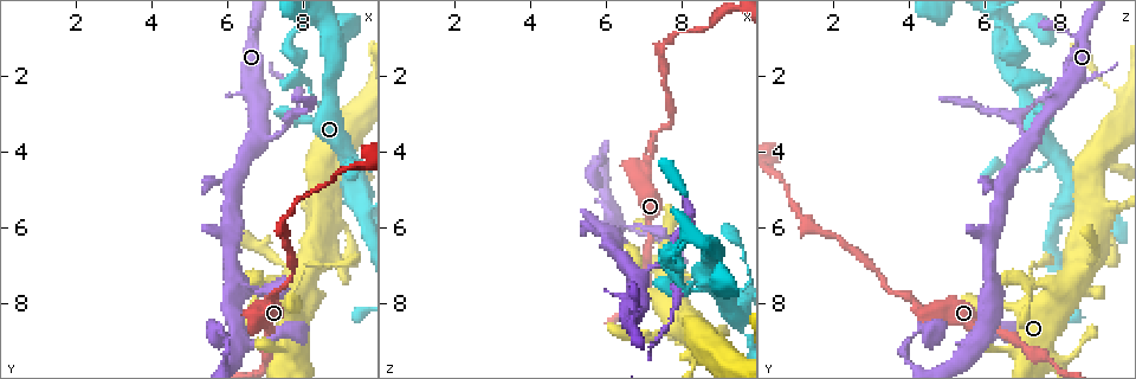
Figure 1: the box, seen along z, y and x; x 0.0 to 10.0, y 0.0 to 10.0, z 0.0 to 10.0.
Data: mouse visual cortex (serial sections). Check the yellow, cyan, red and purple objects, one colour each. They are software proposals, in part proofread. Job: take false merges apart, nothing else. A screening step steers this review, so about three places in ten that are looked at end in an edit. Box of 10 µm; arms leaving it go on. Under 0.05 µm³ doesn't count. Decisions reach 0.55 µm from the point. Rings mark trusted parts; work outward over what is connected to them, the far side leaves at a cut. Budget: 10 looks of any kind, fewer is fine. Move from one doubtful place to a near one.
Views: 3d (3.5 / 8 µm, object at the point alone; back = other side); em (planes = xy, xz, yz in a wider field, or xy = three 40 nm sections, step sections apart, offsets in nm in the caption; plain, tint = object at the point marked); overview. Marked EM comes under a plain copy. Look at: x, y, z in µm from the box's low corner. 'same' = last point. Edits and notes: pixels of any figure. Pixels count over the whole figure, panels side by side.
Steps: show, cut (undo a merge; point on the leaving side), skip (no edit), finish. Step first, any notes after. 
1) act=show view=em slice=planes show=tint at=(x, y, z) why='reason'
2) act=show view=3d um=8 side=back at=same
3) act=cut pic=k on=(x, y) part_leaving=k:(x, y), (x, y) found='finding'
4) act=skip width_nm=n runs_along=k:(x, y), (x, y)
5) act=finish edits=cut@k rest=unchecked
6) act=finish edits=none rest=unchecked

act=show view=3d um=3.5 at=(6.90, 3.55, 7.30)

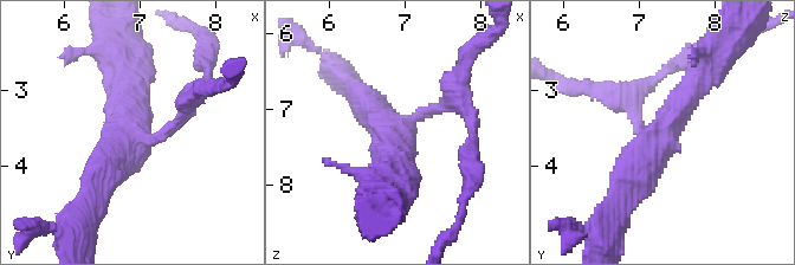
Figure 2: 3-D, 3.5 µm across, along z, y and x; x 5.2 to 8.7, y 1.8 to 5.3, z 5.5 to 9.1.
act=show view=em slice=planes show=tint at=(6.80, 3.50, 7.35) arms=3 arm_widths_nm=150,400,450 why='shape alone is not enough'

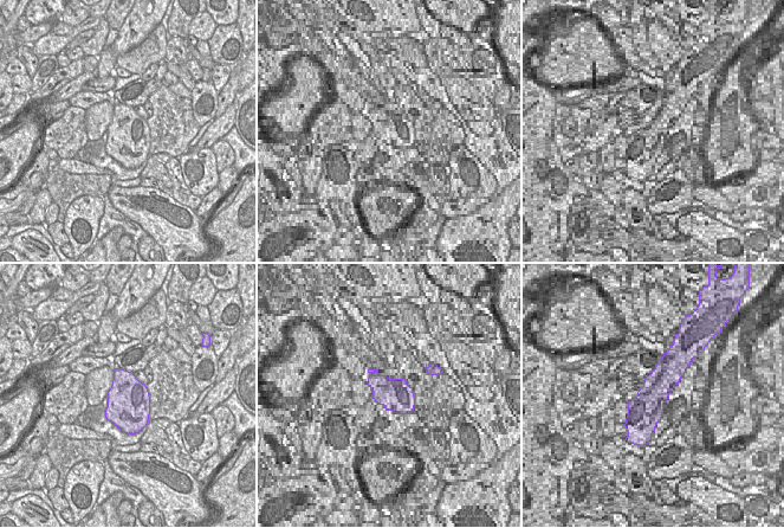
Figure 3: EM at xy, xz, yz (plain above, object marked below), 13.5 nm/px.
act=cut pic=2 on=(620, 101) found='two cells meet here'

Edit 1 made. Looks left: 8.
act=show view=overview why='redraw'

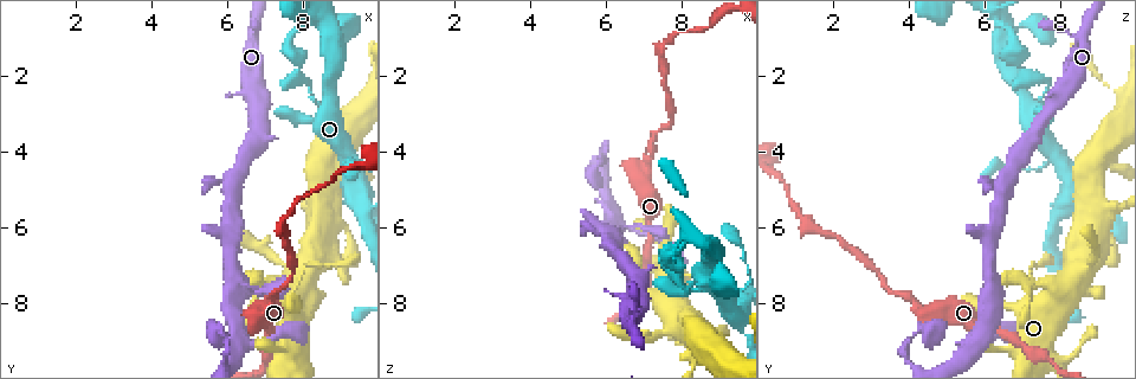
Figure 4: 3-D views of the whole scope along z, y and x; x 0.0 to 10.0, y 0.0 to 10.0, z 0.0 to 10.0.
act=show view=3d um=3.5 at=(8.80, 5.90, 9.05) why='narrows sharply'

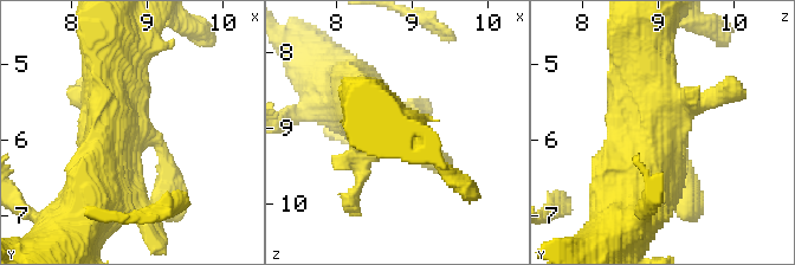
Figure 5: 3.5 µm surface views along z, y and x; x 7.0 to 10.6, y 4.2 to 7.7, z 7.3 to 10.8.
act=show view=em slice=xy step=3 show=tint at=(8.80, 5.90, 9.05) why='shape alone is not enough'

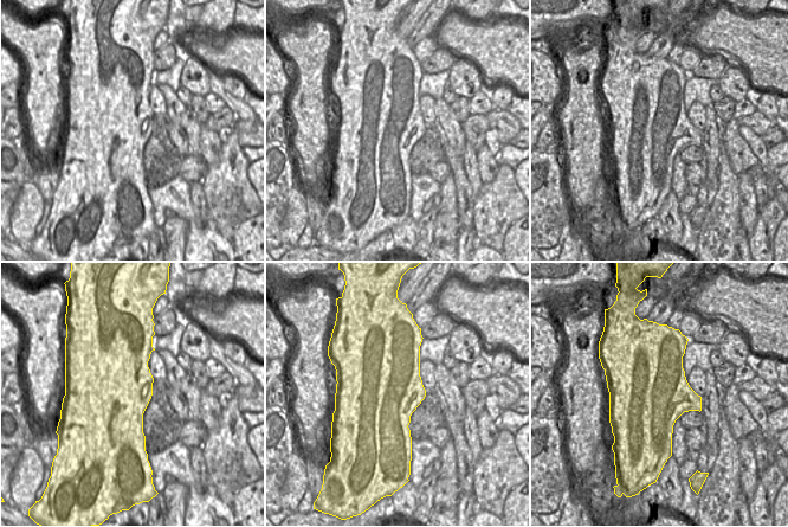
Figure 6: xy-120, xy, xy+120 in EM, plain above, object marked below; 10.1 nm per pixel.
act=skip runs_along=5:(92, 214), (111, 192), (108, 58) found='continuous, no second cell'

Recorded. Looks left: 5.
act=show view=3d um=3.5 at=(7.10, 8.30, 4.40) why='abrupt turn'

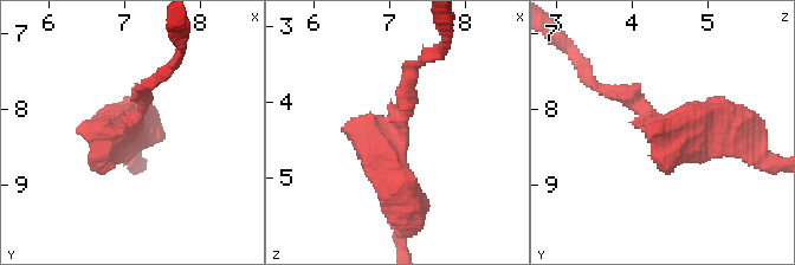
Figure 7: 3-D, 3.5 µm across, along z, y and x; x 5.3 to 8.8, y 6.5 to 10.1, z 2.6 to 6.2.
act=show view=em slice=xy step=5 show=tint at=(7.00, 8.30, 4.40) why='shape alone is not enough'

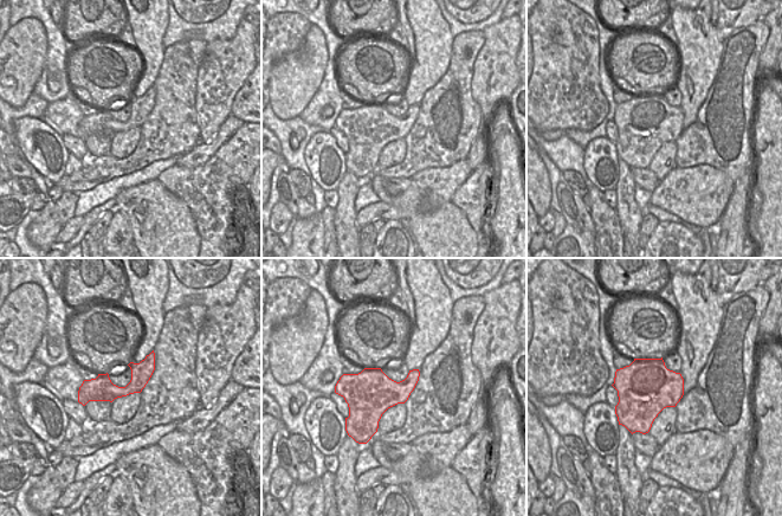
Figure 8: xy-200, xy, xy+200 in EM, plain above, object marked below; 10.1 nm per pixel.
act=show view=em slice=xy step=2 show=tint at=same

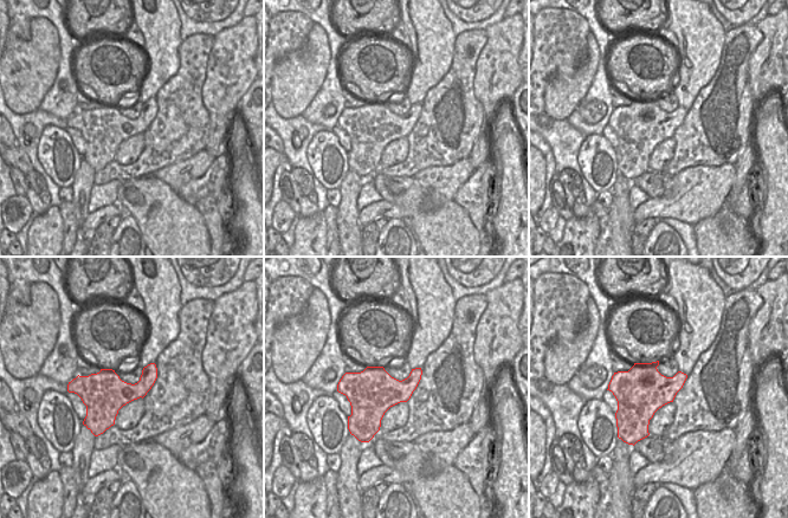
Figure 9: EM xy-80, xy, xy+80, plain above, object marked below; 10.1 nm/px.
act=skip width_nm=480 runs_along=7:(734, 123), (660, 134), (606, 90) found='all the same cell'

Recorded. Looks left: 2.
act=show view=3d um=3.5 at=(6.25, 8.90, 5.95) why='a narrow waist'

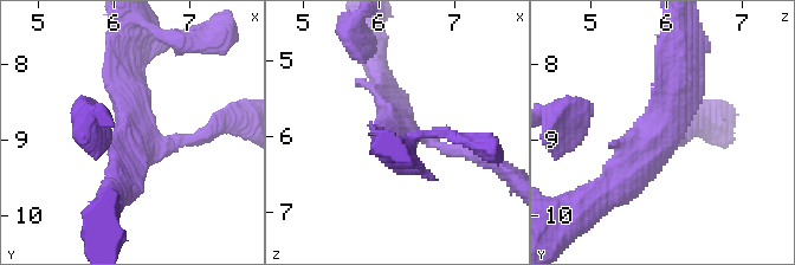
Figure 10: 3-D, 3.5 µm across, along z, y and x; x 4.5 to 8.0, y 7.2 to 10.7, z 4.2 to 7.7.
act=show view=em slice=xy step=5 show=tint at=(6.25, 8.95, 5.95)

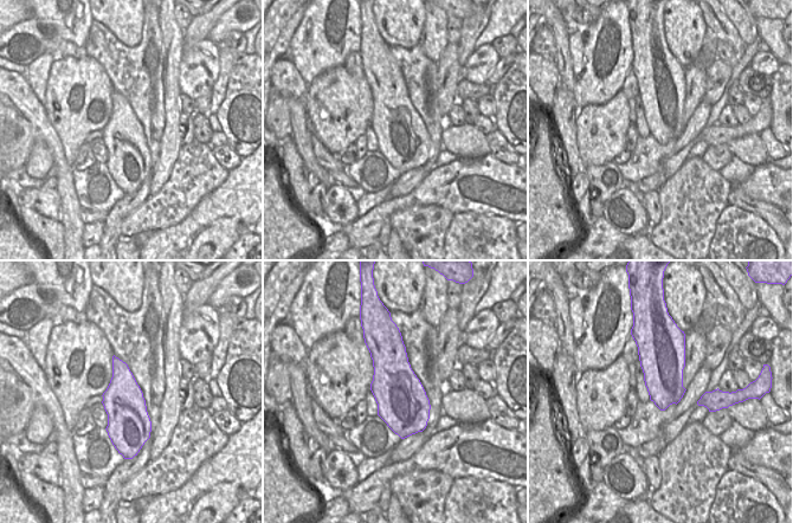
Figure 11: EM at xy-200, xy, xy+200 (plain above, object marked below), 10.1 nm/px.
act=skip width_nm=500 runs_along=10:(685, 63), (671, 125), (609, 191) found='one cell here'

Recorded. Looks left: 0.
act=finish edits=cut@2 rest=unchecked

